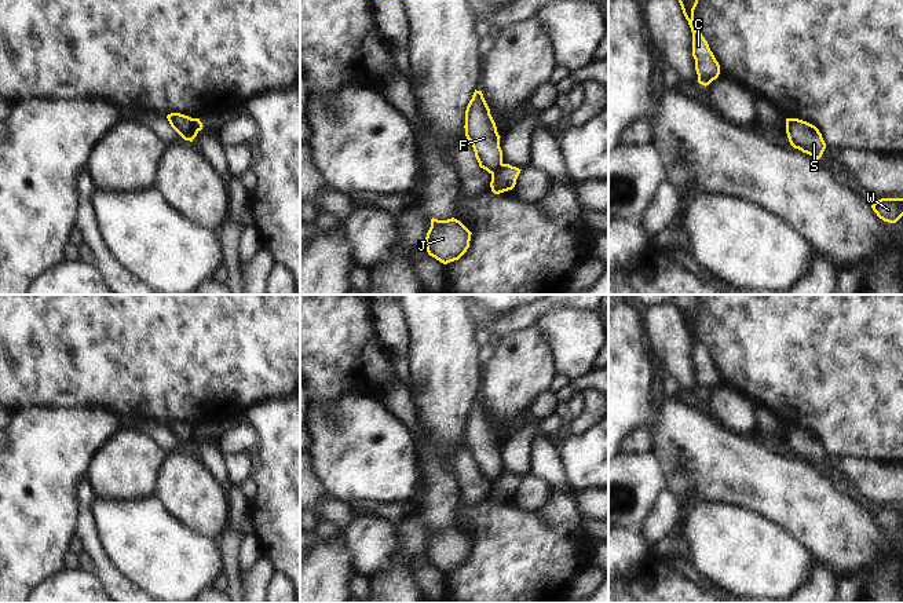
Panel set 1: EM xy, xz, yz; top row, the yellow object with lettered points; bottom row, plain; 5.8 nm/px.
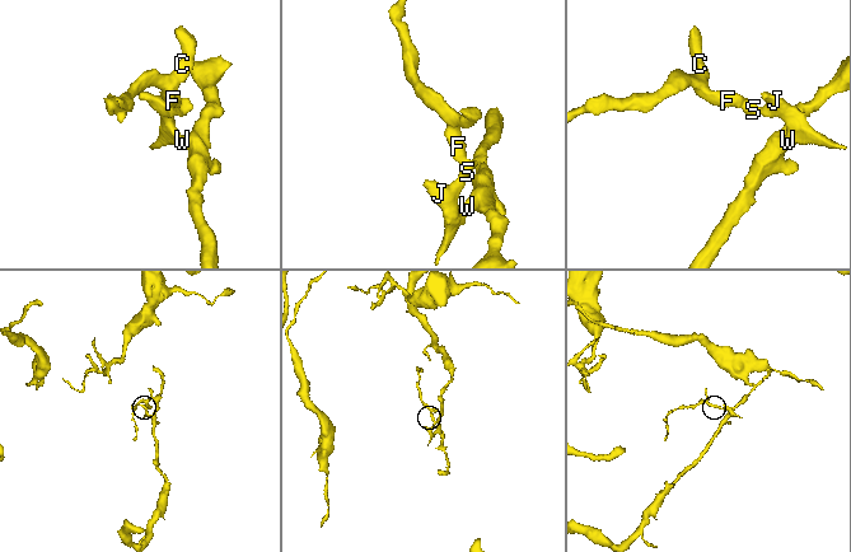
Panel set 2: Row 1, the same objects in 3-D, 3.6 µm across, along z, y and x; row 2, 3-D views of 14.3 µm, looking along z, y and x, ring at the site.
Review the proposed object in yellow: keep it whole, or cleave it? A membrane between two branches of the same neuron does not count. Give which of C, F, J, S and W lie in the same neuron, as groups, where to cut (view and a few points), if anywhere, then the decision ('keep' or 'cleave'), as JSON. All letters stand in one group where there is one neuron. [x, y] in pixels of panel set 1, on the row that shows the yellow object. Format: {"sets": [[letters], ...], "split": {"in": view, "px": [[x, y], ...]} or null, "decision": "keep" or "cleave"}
{"sets": [["C", "F"], ["J", "S", "W"]], "split": {"in": "xy", "px": [[194, 119], [192, 134], [186, 139]]}, "decision": "cleave"}

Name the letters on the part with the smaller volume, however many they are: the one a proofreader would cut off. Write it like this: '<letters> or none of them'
C, F.

